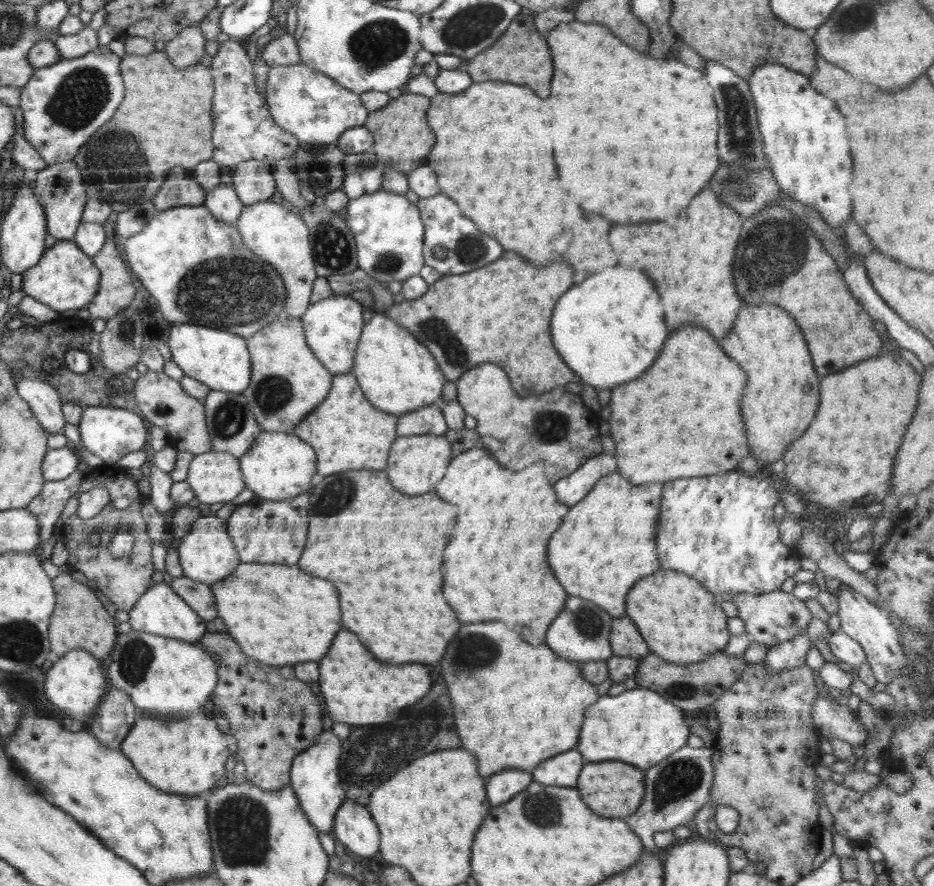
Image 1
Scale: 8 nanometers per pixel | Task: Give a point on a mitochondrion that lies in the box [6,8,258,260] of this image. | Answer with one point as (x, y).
(117, 167)

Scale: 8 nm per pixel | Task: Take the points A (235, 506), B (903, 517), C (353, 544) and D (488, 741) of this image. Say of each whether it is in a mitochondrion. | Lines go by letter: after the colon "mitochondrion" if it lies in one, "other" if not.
A: other
B: other
C: other
D: other

